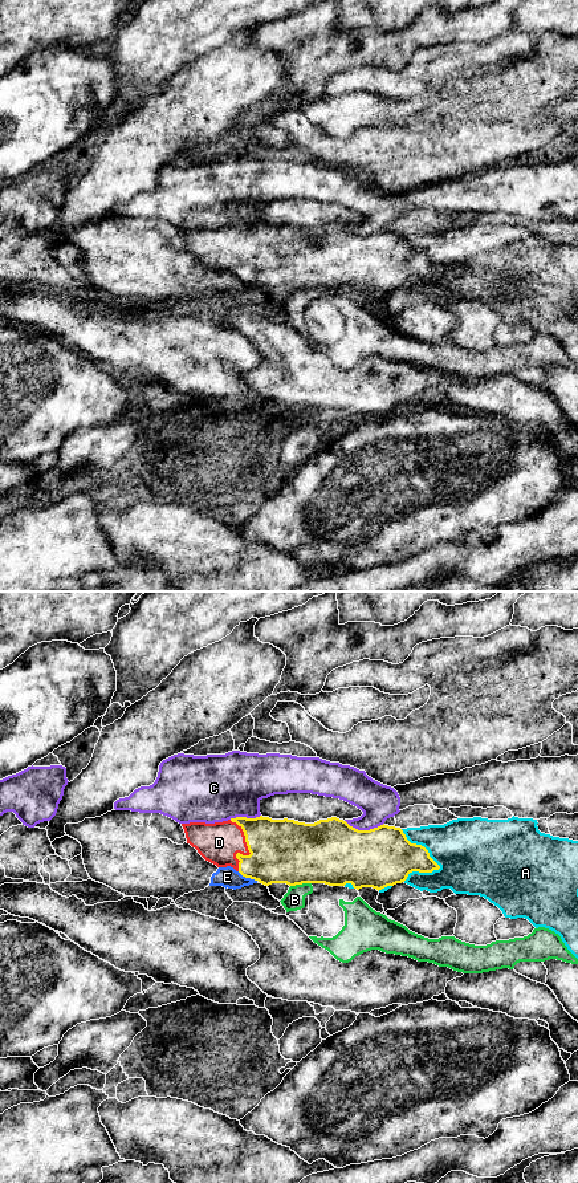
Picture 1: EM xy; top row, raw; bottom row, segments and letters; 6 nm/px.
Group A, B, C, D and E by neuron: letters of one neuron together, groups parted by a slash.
A / B / C / D / E

